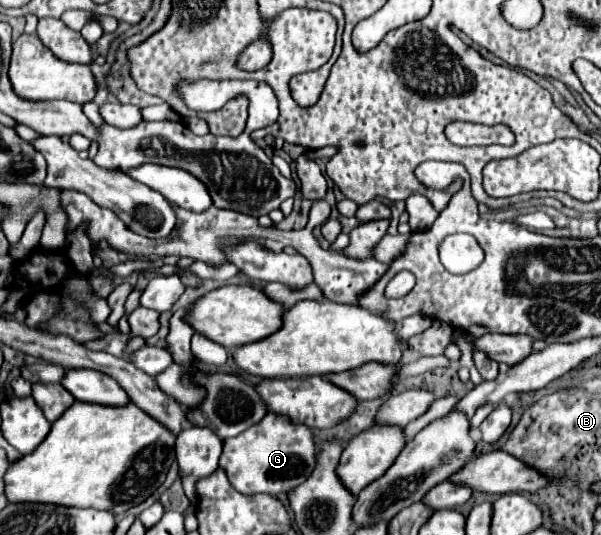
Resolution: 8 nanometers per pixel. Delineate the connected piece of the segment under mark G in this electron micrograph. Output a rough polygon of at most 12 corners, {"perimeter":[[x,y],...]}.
{"perimeter":[[270,412],[224,442],[238,492],[276,496],[306,482],[316,444]]}

